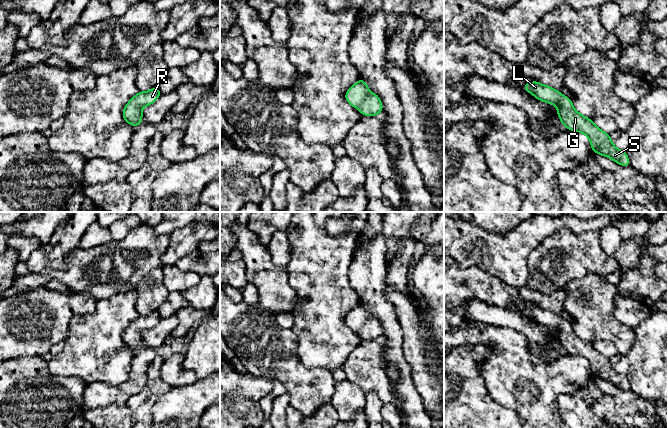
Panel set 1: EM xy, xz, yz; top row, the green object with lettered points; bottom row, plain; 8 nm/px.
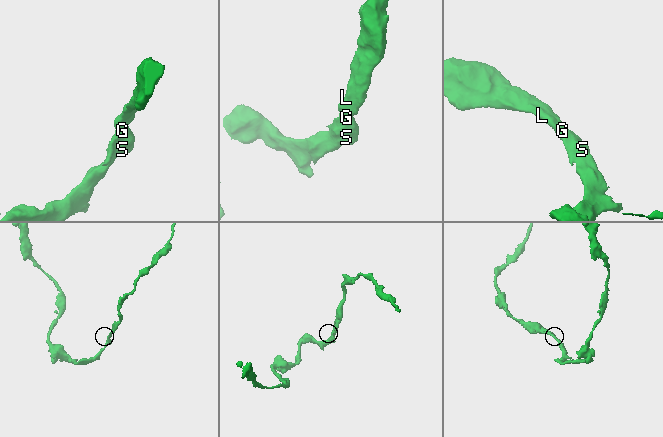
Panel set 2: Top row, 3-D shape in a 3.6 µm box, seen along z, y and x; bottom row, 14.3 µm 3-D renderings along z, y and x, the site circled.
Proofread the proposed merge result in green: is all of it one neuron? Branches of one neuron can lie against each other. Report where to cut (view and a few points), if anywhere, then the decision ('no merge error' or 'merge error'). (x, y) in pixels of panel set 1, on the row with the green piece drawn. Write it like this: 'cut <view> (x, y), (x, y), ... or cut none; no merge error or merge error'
cut none; no merge error

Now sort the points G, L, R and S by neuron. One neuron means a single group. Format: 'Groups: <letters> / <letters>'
Groups: G L R S

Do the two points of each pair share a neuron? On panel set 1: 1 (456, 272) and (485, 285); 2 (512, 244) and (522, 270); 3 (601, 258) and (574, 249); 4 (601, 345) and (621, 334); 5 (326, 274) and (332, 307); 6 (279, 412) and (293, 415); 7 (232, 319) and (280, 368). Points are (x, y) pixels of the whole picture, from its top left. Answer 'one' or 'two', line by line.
1: one
2: one
3: one
4: two
5: one
6: two
7: one

